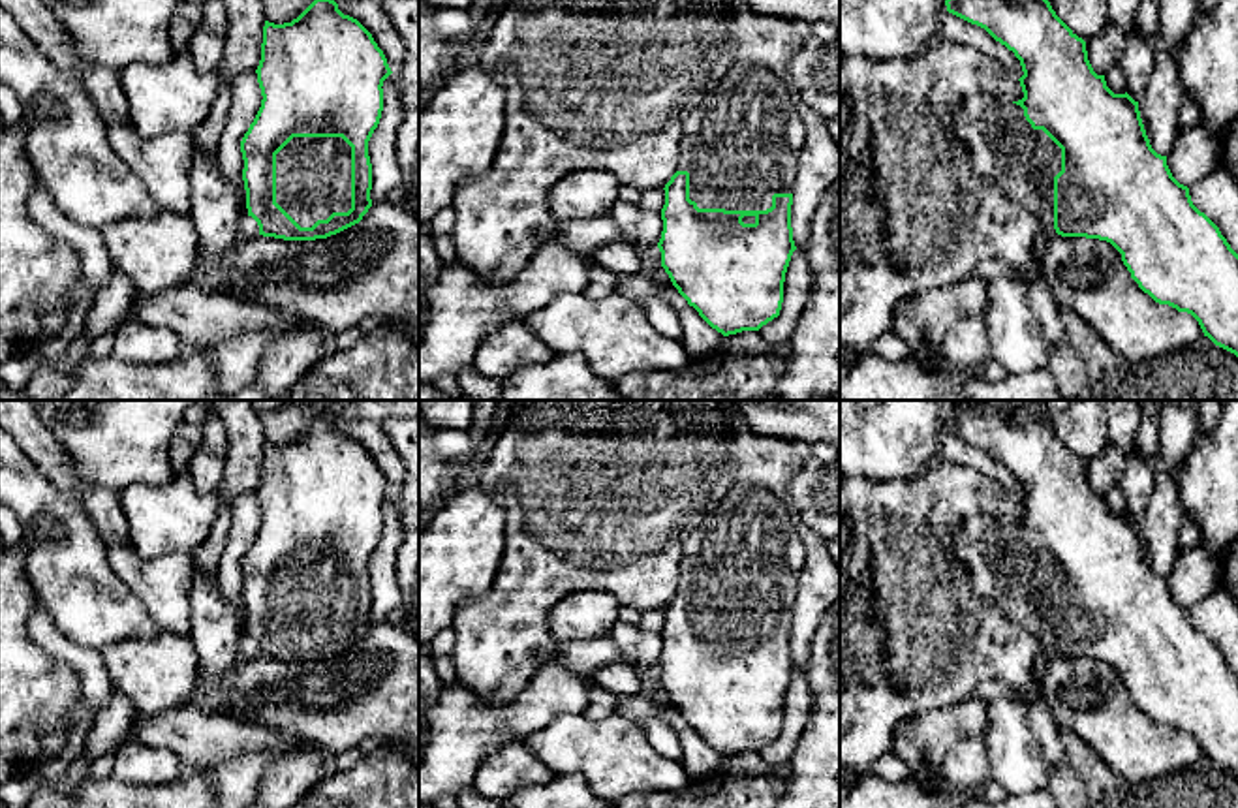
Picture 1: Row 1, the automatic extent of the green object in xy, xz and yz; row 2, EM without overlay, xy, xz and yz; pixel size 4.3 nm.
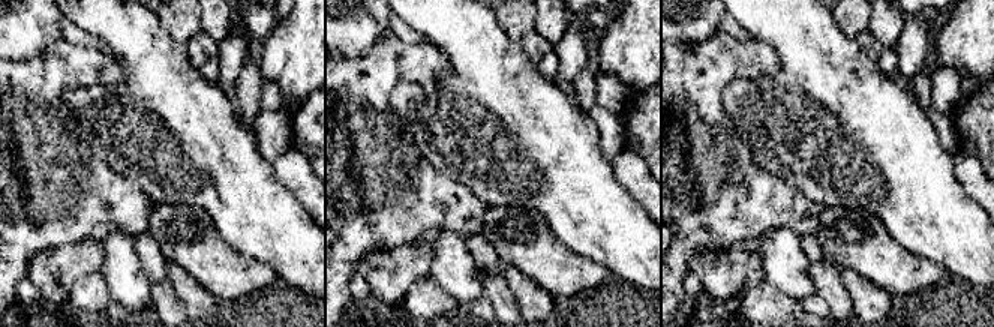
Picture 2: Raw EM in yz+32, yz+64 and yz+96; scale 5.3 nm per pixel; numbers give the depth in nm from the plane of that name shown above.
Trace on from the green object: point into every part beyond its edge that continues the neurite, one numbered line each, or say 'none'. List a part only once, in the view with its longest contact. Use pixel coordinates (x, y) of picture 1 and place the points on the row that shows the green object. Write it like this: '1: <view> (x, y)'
1: xy (312, 173)

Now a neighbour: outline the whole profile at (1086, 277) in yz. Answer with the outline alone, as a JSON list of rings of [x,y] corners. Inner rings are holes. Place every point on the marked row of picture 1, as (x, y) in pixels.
[[[1056,235],[1039,263],[1039,278],[1060,308],[1080,316],[1123,361],[1148,361],[1204,334],[1191,314],[1144,293],[1106,241]]]

